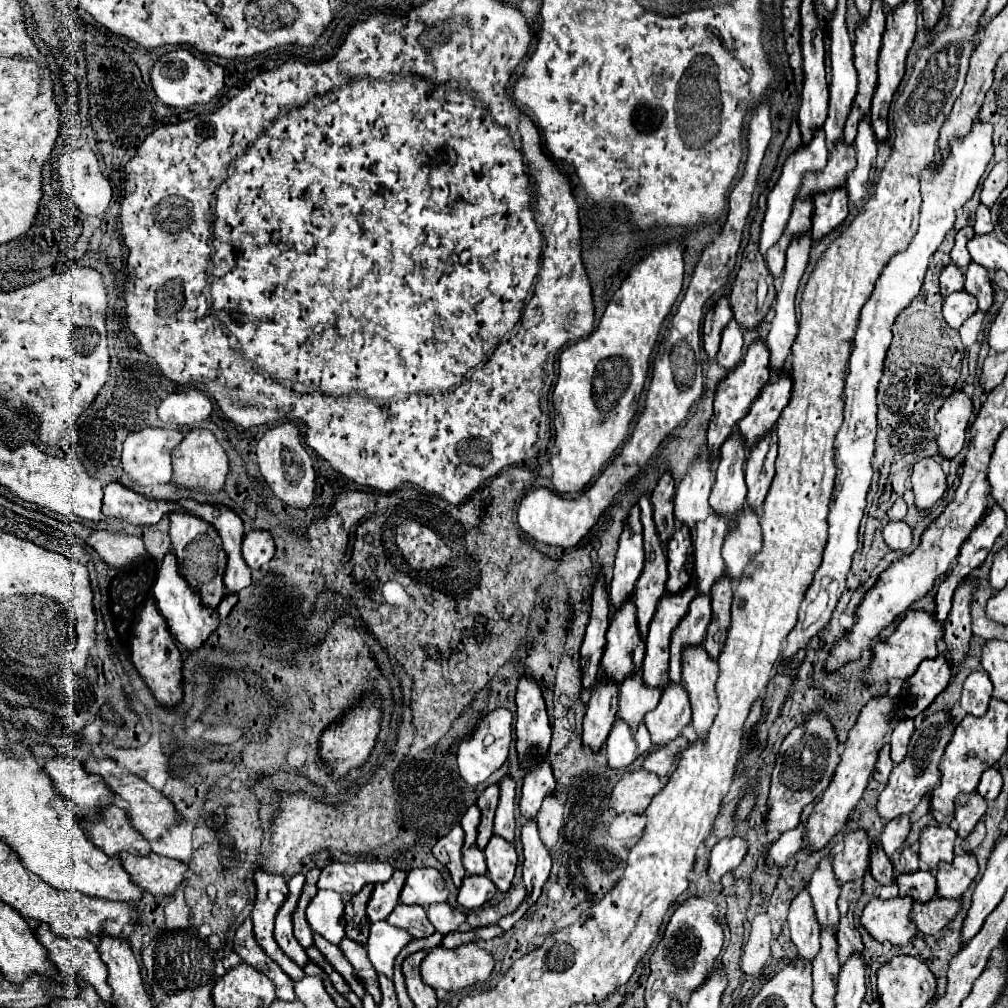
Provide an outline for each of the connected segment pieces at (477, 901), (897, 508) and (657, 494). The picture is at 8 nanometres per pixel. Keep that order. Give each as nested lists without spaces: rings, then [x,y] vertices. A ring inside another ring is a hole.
[[[465,876],[459,888],[459,904],[467,910],[477,910],[495,896],[497,888],[487,876]]]
[[[899,498],[899,500],[891,506],[891,510],[889,510],[887,514],[889,514],[891,520],[903,520],[905,514],[907,514],[907,504],[905,504],[905,500]]]
[[[663,474],[659,480],[657,488],[651,494],[651,504],[653,504],[653,520],[659,532],[659,538],[663,546],[667,544],[667,538],[675,532],[673,528],[673,496],[675,496],[675,486],[669,474]]]

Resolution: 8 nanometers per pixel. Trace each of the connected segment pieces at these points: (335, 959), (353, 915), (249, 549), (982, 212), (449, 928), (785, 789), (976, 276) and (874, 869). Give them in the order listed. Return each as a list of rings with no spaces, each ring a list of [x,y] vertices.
[[[315,934],[313,938],[315,938],[315,946],[321,950],[321,954],[325,954],[325,958],[329,960],[329,964],[347,980],[347,984],[351,986],[351,990],[353,990],[359,998],[363,998],[363,994],[365,994],[363,984],[355,978],[355,972],[351,970],[351,964],[347,962],[347,958],[345,958],[343,952],[339,950],[339,946],[327,942],[327,940],[325,940],[323,936],[319,936],[319,934]]]
[[[363,886],[363,890],[359,894],[355,894],[347,904],[345,904],[345,920],[347,920],[347,926],[345,926],[345,932],[347,932],[347,938],[359,942],[359,944],[367,944],[367,938],[369,938],[369,926],[371,926],[371,920],[367,918],[367,902],[371,898],[371,892],[373,892],[373,886]]]
[[[251,530],[243,538],[243,558],[249,568],[259,570],[275,556],[275,540],[267,530]]]
[[[979,206],[977,208],[977,214],[975,214],[975,234],[981,236],[981,234],[989,234],[993,232],[993,224],[991,224],[991,212],[987,206]]]
[[[441,902],[441,904],[431,904],[427,908],[427,918],[437,932],[449,934],[455,932],[467,920],[467,914],[463,910],[451,908],[447,902]]]
[[[813,714],[805,724],[791,730],[791,734],[783,740],[779,748],[779,756],[771,776],[771,792],[769,792],[769,812],[767,812],[767,830],[769,832],[787,832],[799,824],[801,812],[807,804],[815,802],[815,798],[829,786],[831,774],[839,764],[837,754],[837,738],[831,722],[823,714]]]
[[[971,262],[971,266],[967,266],[965,270],[965,292],[973,294],[979,302],[979,310],[987,312],[993,306],[993,282],[989,280],[989,272]]]
[[[881,846],[871,848],[871,874],[879,884],[893,884],[895,882],[895,868],[887,854],[883,854]]]

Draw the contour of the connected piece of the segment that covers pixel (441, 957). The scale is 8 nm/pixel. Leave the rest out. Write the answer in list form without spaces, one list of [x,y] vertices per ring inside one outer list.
[[[473,942],[463,944],[463,946],[455,948],[455,950],[445,950],[445,948],[437,946],[421,962],[421,976],[423,976],[423,982],[429,984],[435,990],[443,988],[447,992],[457,992],[457,990],[463,990],[463,988],[473,986],[477,982],[485,982],[491,976],[493,966],[495,966],[495,962],[493,962],[491,954],[487,954],[485,950],[481,950]]]

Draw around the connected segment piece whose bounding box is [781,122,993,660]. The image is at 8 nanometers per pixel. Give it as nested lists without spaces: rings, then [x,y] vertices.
[[[975,122],[967,138],[951,142],[951,156],[941,168],[937,168],[937,162],[939,162],[939,154],[937,154],[931,168],[921,172],[923,204],[921,204],[919,230],[913,236],[909,248],[891,258],[891,262],[879,276],[871,298],[861,310],[857,334],[853,340],[855,346],[849,360],[849,374],[845,380],[845,420],[835,438],[837,478],[835,478],[835,490],[829,502],[829,518],[827,518],[829,540],[823,552],[823,562],[815,572],[815,578],[805,594],[805,600],[801,602],[799,620],[783,642],[783,656],[781,656],[783,660],[789,660],[793,654],[797,654],[799,648],[805,648],[807,642],[829,622],[839,596],[845,590],[845,578],[851,568],[851,556],[857,550],[857,534],[859,534],[859,524],[865,510],[865,496],[873,476],[871,458],[875,454],[875,434],[877,434],[877,386],[879,386],[879,378],[883,376],[883,362],[893,338],[891,326],[895,318],[899,316],[899,312],[903,312],[919,294],[927,266],[929,266],[929,258],[941,246],[941,242],[945,240],[945,234],[953,228],[957,208],[961,208],[973,196],[989,160],[993,158],[991,134],[993,134],[991,124]]]

